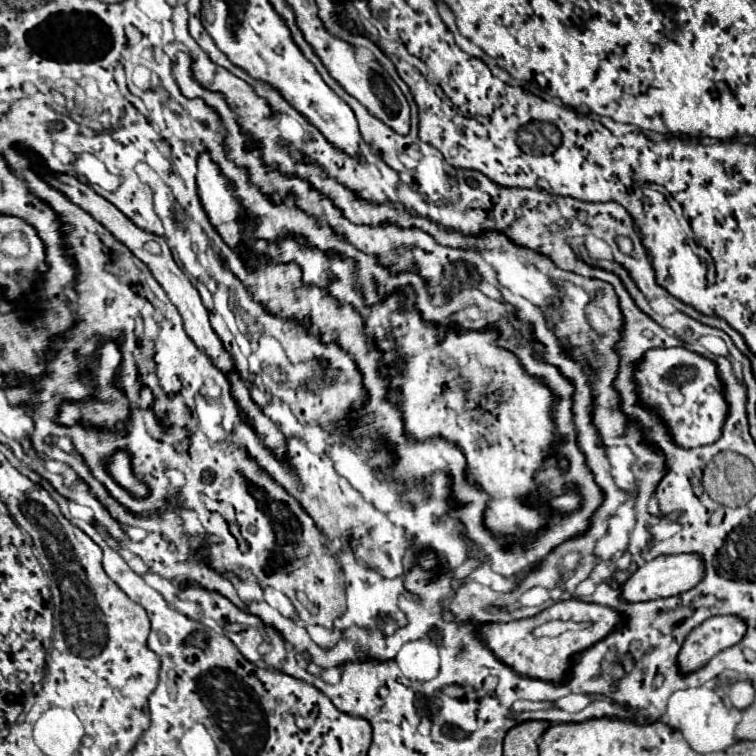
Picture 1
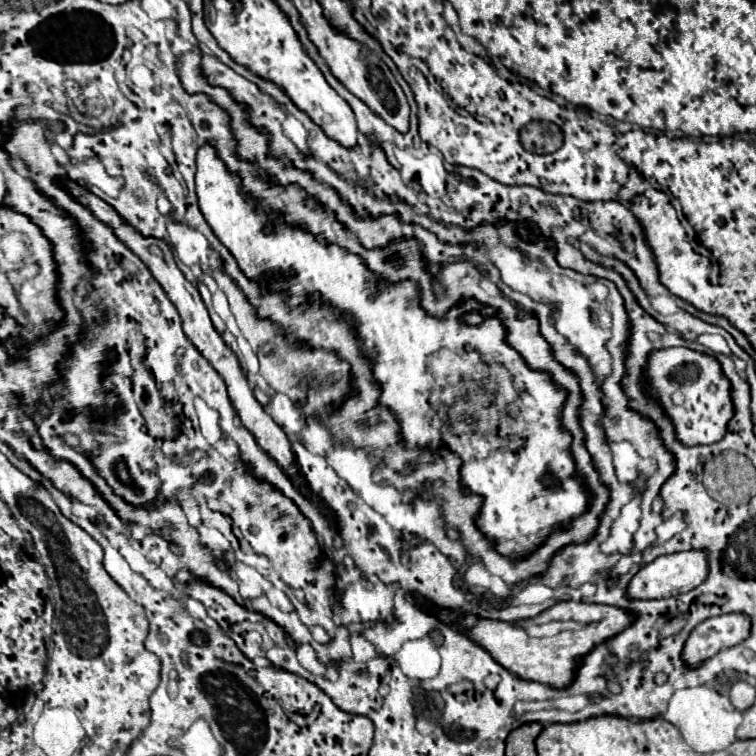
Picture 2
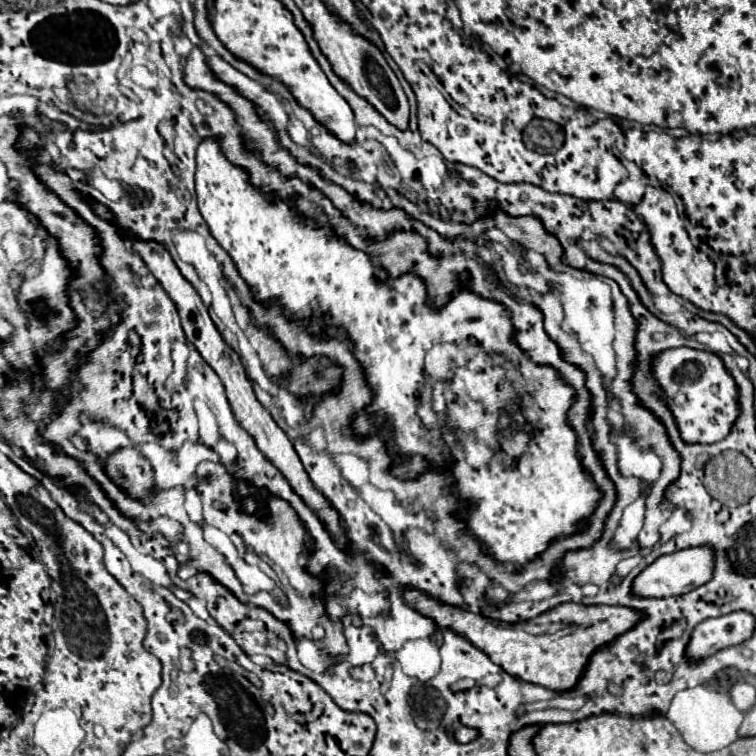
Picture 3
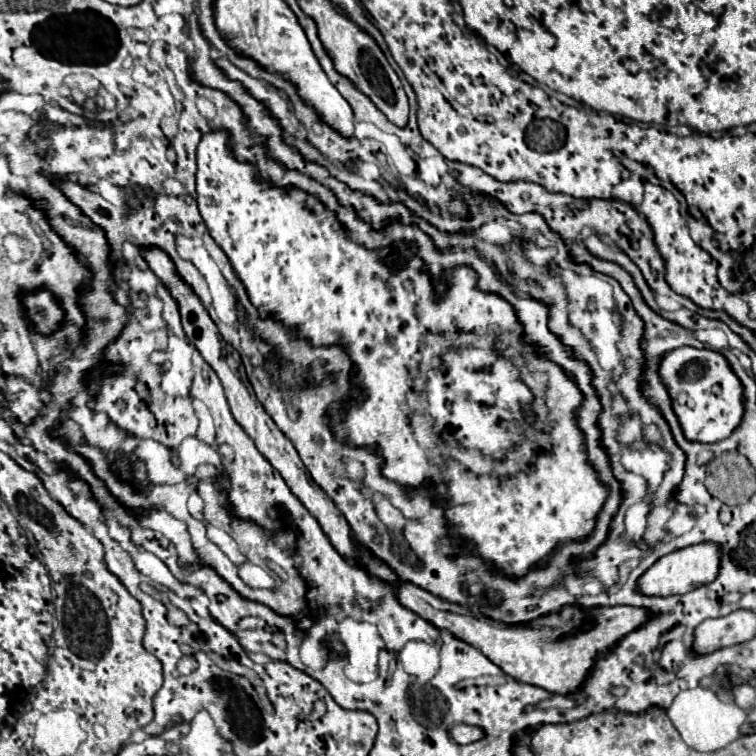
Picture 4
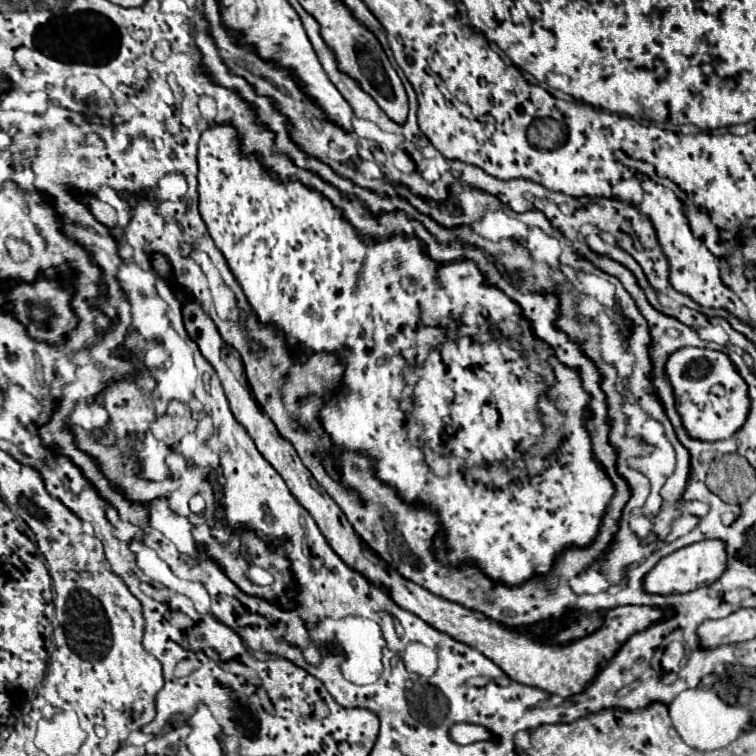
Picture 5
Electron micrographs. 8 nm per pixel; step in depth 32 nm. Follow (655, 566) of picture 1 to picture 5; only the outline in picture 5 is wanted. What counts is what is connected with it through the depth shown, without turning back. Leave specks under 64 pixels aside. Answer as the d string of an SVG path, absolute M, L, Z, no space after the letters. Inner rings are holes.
M702 540L672 552L670 556L662 558L652 572L644 578L644 590L652 594L676 594L676 592L690 592L700 586L708 586L716 582L726 572L726 544L722 540Z

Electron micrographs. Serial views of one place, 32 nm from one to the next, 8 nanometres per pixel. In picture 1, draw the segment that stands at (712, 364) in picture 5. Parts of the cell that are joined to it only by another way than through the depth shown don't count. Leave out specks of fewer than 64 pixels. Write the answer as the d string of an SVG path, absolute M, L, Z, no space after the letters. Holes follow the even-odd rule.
M654 348L644 356L636 372L640 400L654 406L672 428L672 438L682 448L712 444L722 436L722 426L728 418L728 402L718 366L686 348Z

